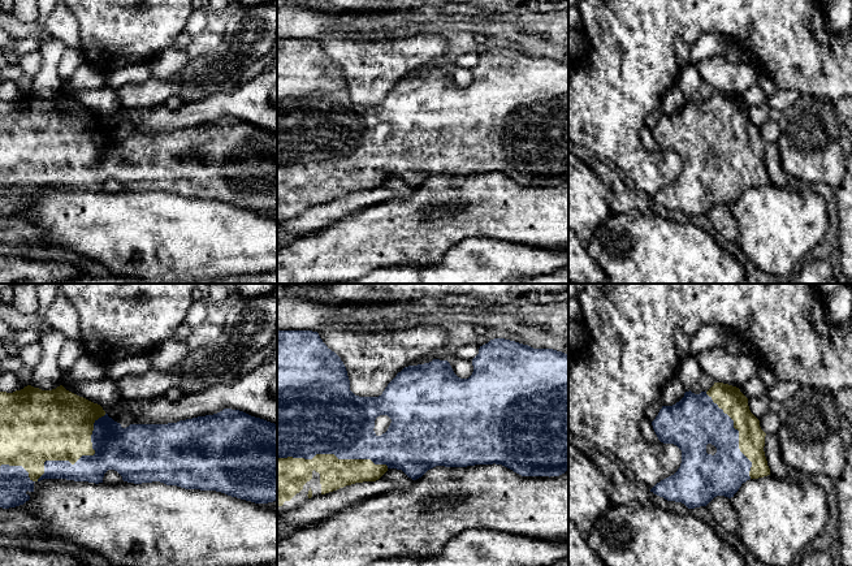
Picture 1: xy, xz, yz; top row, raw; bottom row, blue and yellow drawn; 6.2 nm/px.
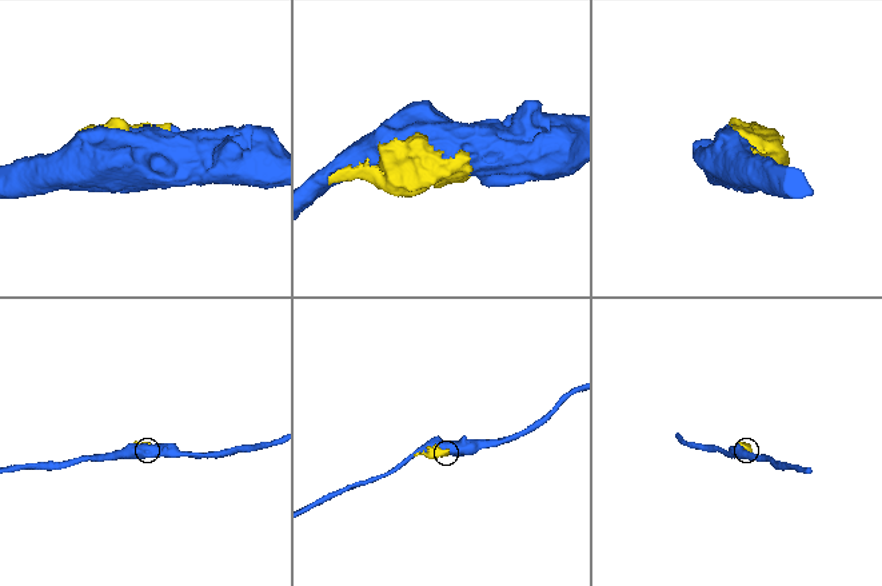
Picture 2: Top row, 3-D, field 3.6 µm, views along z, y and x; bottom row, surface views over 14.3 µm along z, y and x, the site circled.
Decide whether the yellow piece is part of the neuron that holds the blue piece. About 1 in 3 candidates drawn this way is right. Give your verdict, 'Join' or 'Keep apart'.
Join

